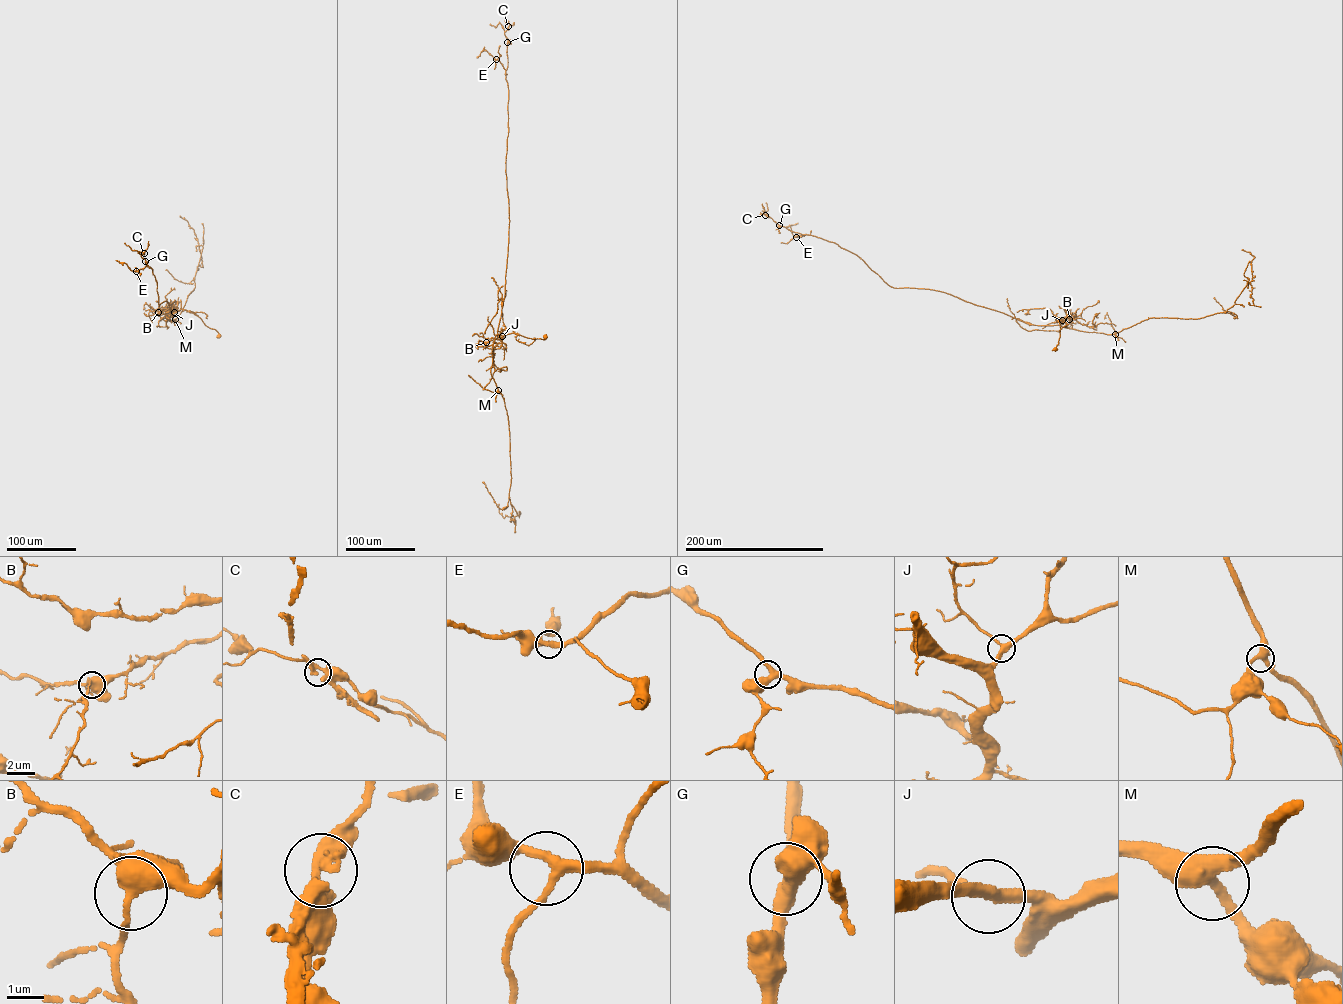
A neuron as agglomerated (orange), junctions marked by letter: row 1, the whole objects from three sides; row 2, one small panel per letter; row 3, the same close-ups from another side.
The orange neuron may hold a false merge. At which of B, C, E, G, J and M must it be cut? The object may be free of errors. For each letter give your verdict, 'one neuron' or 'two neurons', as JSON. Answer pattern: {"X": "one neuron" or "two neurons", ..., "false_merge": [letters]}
{"B": "one neuron", "C": "two neurons", "E": "one neuron", "G": "one neuron", "J": "one neuron", "M": "one neuron", "false_merge": ["C"]}

